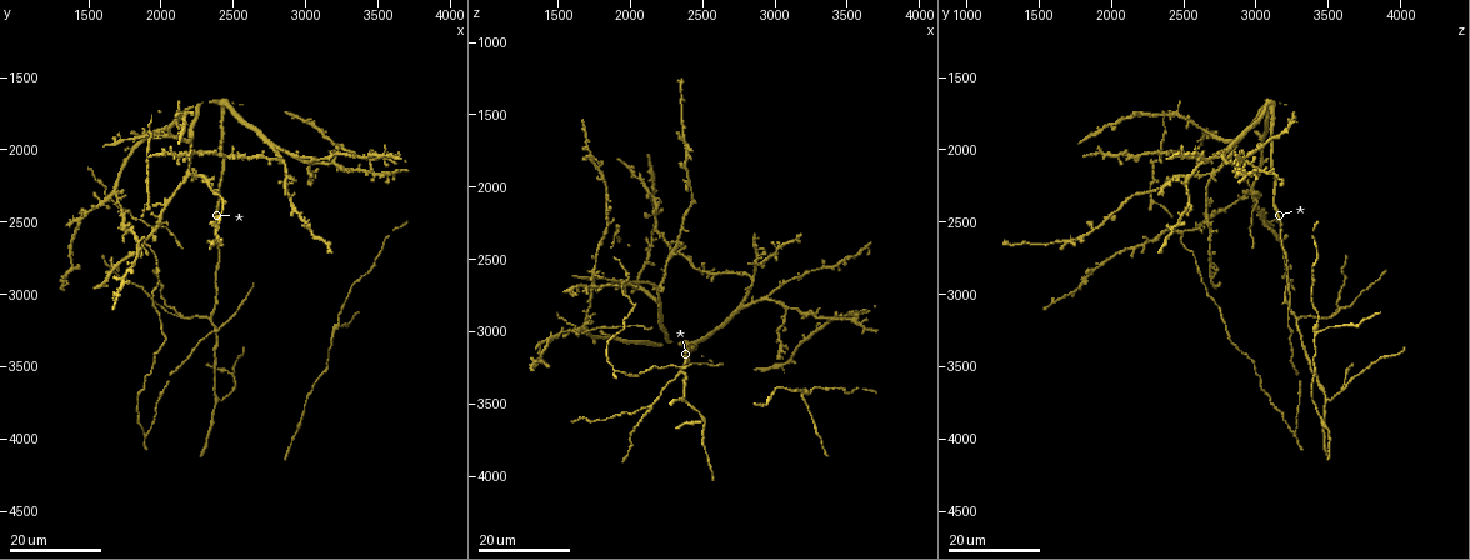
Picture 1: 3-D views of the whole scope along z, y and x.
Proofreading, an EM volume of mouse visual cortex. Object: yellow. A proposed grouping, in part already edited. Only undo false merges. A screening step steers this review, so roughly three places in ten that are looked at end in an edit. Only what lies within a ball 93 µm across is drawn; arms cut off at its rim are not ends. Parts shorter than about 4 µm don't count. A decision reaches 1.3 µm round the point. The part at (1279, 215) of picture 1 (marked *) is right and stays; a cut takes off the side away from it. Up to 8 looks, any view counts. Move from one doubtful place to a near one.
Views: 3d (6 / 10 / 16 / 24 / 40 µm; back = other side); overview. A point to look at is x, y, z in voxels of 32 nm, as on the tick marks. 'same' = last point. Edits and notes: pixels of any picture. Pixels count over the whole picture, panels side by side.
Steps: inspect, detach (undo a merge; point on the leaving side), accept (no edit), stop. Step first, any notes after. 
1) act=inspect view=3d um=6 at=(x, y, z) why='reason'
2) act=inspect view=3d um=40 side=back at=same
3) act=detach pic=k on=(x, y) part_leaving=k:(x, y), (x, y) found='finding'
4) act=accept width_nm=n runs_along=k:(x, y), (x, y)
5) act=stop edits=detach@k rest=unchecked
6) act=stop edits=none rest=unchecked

act=inspect view=3d um=16 at=(2340, 2220, 2380) why='four arms meet'

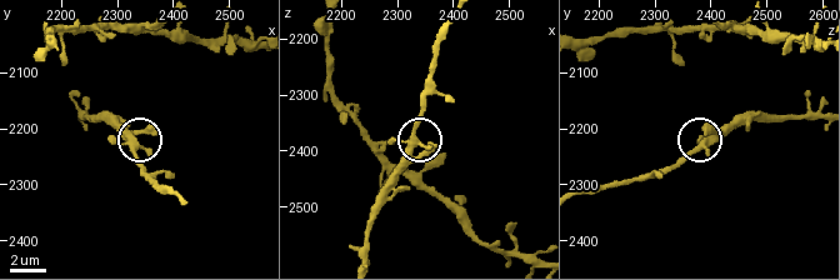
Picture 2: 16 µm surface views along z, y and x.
act=inspect view=3d um=6 at=(2325, 2225, 2385) why='zoom in'

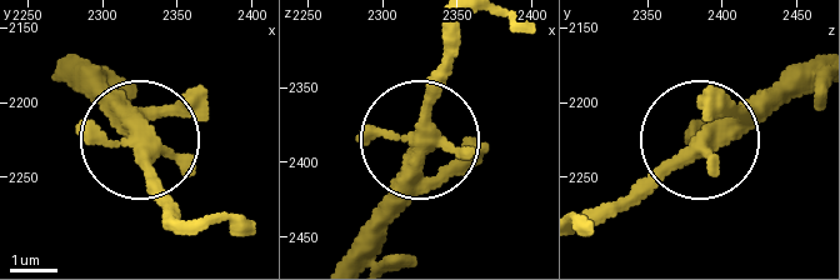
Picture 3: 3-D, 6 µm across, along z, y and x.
act=inspect view=3d um=6 side=back at=(2324, 2228, 2384)

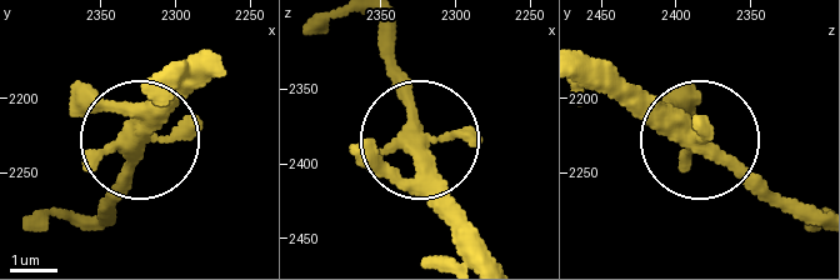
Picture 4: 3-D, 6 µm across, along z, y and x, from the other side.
act=accept arms=4 runs_along=4:(493, 256), (441, 184), (390, 45) found='all the same neuron'

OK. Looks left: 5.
act=inspect view=3d um=16 at=(2360, 2620, 1660) why='two arms in line, one across'

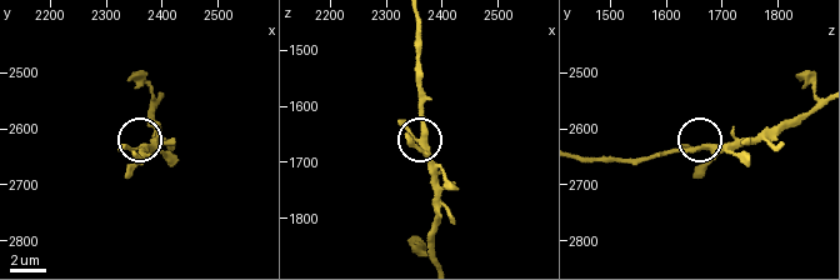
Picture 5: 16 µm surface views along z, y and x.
act=inspect view=3d um=6 at=(2370, 2635, 1665)

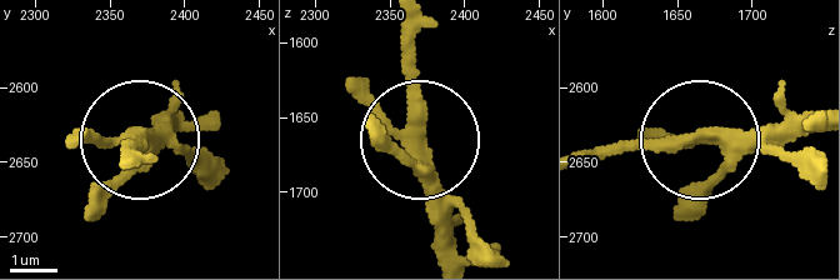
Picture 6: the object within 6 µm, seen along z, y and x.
act=accept width_nm=290 runs_along=6:(440, 254), (416, 123), (416, 20) found='one neuron here'

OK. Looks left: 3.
act=inspect view=3d um=24 at=(2140, 3160, 3500) why='three arms meet'

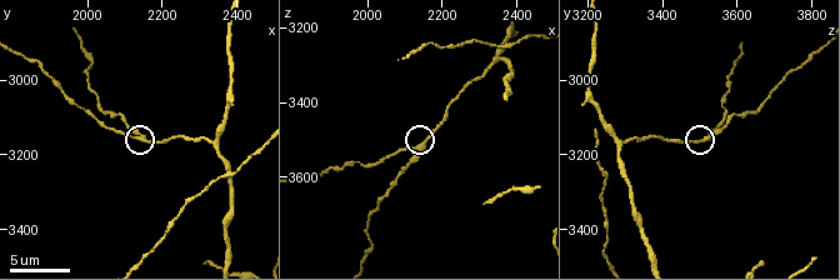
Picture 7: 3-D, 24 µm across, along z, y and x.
act=inspect view=3d um=6 at=(2130, 3160, 3520) why='closer look'

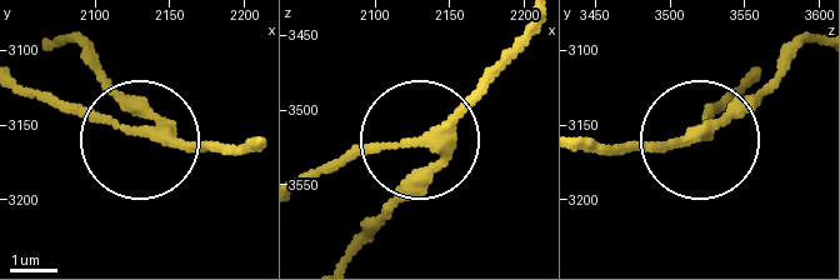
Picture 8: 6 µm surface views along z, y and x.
act=accept runs_along=8:(256, 143), (140, 135), (144, 115), (93, 51) found='one neuron here'

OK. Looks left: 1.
act=inspect view=3d um=10 at=(2380, 3260, 3240) why='two arms in line, one across'

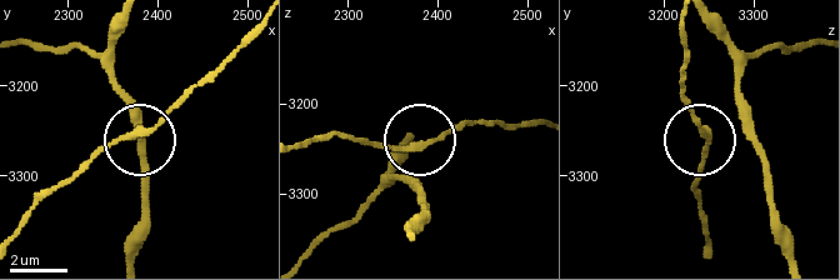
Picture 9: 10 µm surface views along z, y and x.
act=accept width_nm=170 runs_along=9:(705, 23), (729, 51), (740, 124), (700, 133), (684, 90) found='continuous, no second neuron'

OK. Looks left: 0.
act=stop edits=none rest=unchecked

